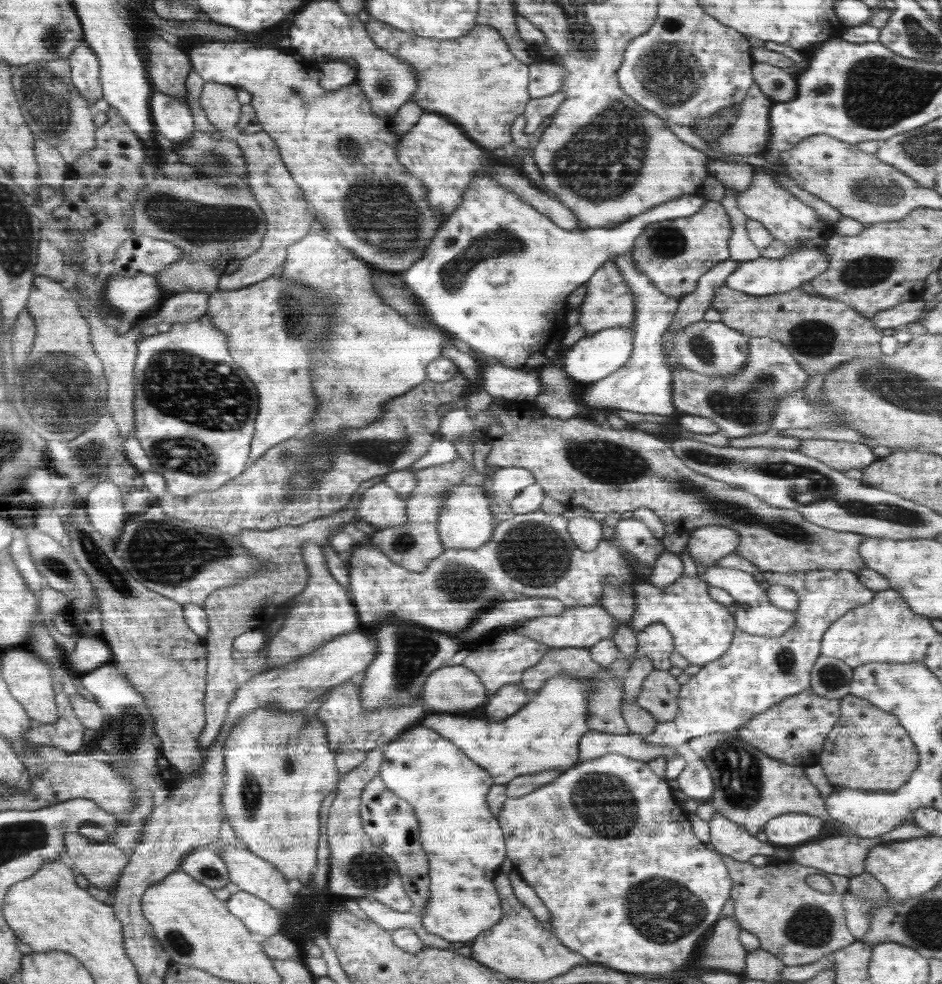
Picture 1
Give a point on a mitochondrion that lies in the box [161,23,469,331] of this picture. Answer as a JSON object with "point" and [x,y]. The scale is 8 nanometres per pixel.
{"point":[396,232]}

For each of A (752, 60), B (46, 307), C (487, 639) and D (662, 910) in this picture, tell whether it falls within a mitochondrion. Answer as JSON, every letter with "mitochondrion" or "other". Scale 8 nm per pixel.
{"A":"other","B":"other","C":"other","D":"mitochondrion"}

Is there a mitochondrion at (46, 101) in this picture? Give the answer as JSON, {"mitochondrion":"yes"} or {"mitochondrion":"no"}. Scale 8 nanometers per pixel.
{"mitochondrion":"yes"}

